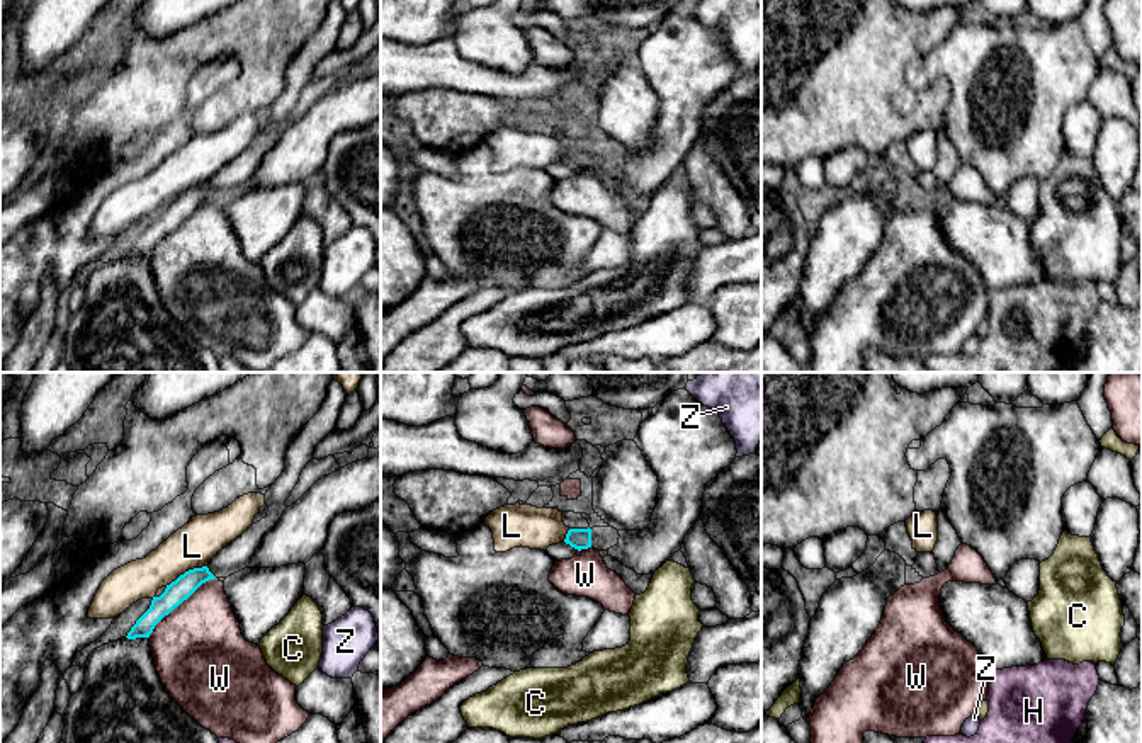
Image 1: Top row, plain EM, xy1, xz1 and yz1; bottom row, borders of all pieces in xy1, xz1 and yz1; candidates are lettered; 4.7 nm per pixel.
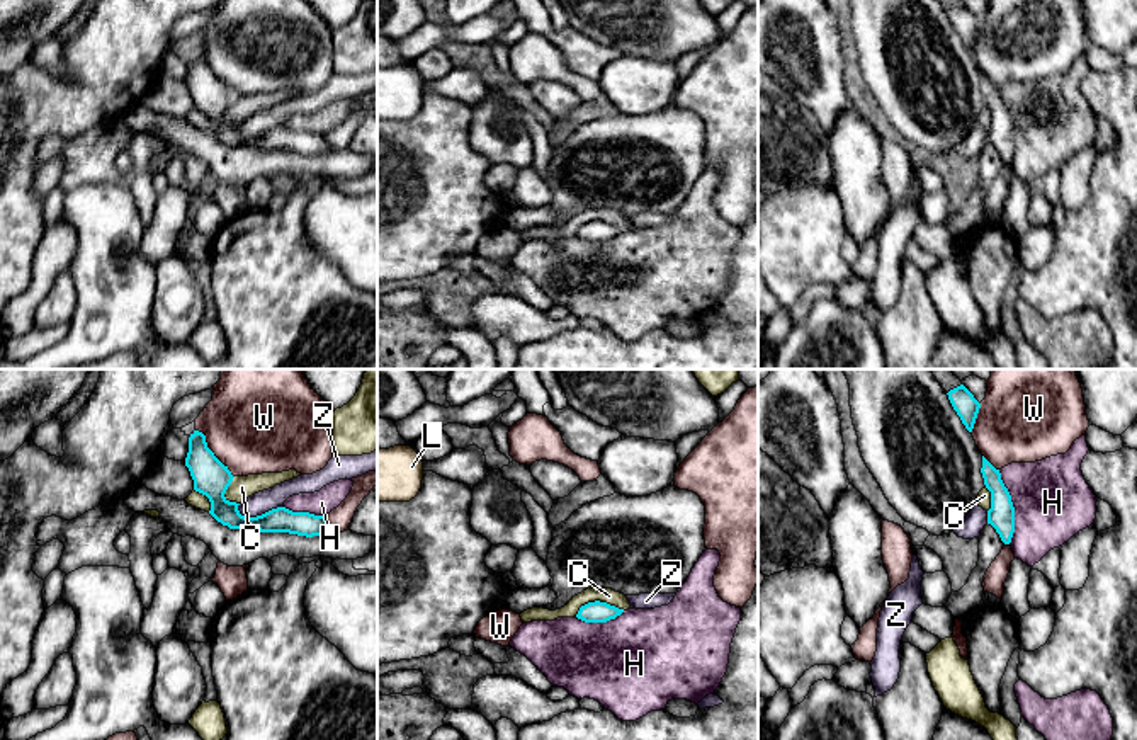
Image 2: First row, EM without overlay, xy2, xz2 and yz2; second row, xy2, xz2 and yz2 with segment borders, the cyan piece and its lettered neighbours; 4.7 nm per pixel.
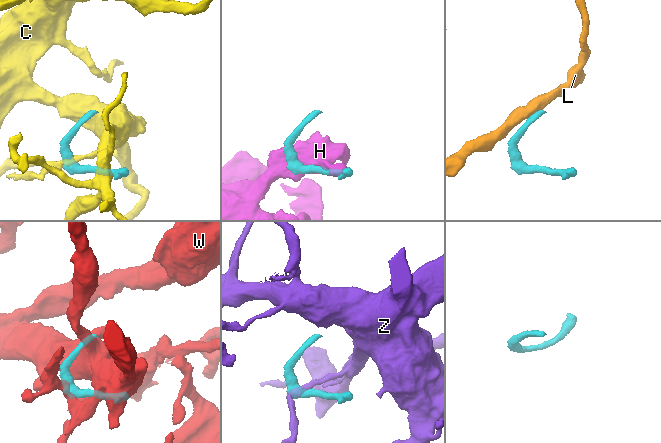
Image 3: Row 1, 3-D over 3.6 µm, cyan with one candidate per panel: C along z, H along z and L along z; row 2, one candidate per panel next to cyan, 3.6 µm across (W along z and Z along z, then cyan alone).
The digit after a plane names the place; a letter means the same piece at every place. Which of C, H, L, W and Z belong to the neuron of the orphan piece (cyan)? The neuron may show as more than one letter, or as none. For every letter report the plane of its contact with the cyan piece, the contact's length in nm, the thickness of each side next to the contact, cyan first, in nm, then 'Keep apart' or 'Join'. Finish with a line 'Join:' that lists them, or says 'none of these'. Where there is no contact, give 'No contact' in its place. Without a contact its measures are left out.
C: Touches cyan in xz2. Shared border 240 nm. Thickness 100 nm (cyan) against 70 nm. Keep apart
H: Touches cyan in yz2. Shared border 360 nm. Thickness 130 nm (cyan) against 380 nm. Keep apart
L: Touches cyan in xy1. Shared border 220 nm. Thickness 110 nm (cyan) against 200 nm. Keep apart
W: Touches cyan in xy1. Shared border 420 nm. Thickness 110 nm (cyan) against 440 nm. Keep apart
Z: Touches cyan in xy2. Shared border 220 nm. Thickness 120 nm (cyan) against 100 nm. Keep apart
Join: none of these

